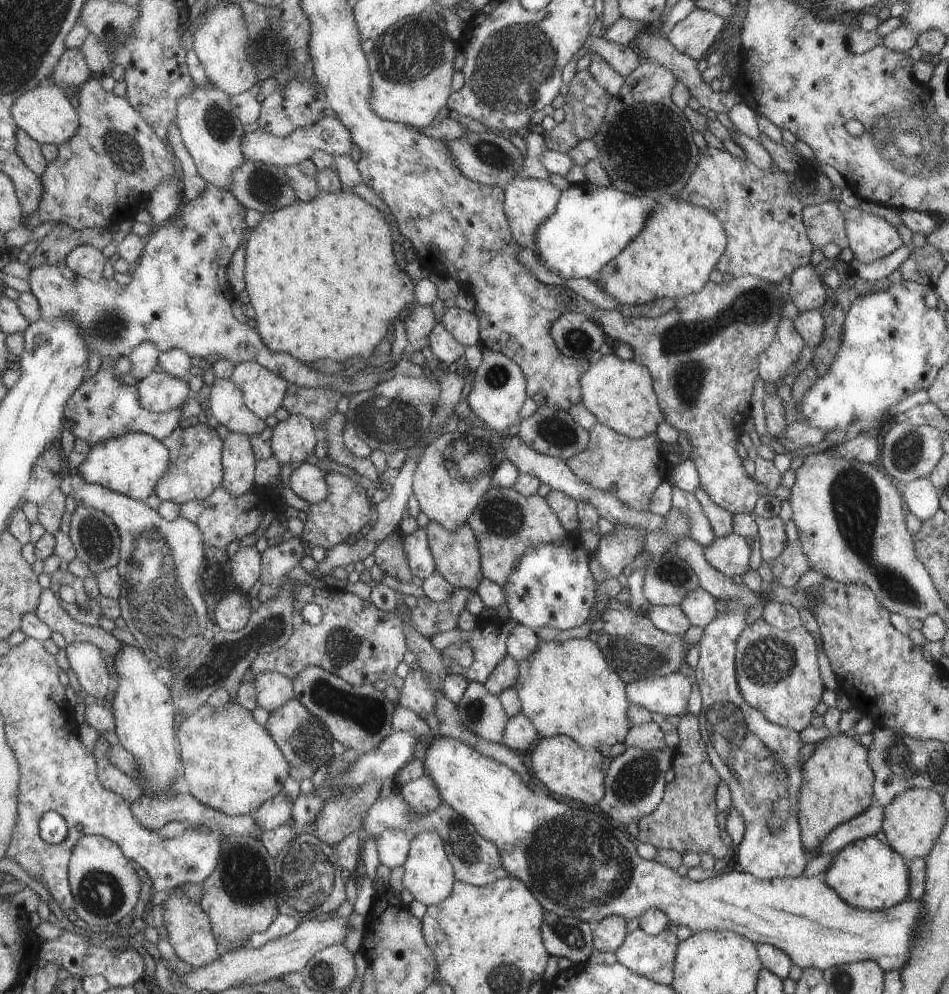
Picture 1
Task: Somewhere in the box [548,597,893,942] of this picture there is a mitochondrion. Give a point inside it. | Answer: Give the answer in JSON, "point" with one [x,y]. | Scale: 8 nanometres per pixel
{"point":[760,763]}

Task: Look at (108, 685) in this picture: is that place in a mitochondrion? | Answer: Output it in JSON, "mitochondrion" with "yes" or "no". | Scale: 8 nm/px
{"mitochondrion":"no"}

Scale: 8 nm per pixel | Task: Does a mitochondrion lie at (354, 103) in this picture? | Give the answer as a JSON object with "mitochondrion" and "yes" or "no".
{"mitochondrion":"no"}

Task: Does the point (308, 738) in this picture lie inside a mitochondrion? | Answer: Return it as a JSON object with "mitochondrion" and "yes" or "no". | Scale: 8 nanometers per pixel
{"mitochondrion":"yes"}

